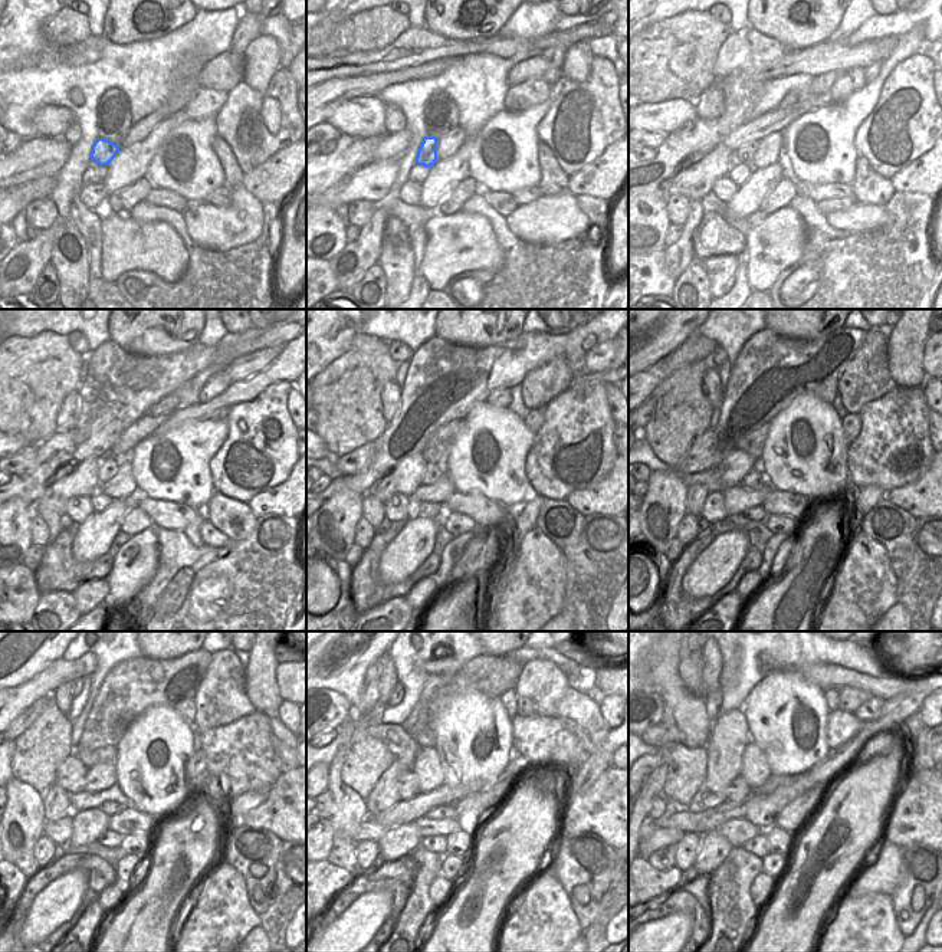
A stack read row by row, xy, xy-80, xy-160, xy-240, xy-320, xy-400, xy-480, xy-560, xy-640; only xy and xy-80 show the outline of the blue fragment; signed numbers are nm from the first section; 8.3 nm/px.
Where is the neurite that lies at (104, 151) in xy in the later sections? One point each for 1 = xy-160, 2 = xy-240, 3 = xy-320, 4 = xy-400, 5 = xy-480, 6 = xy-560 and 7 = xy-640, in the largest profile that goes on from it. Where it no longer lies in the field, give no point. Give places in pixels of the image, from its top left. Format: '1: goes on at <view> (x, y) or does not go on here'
1: goes on at xy-160 (747, 151)
2: goes on at xy-240 (108, 468)
3: goes on at xy-320 (432, 473)
4: goes on at xy-400 (754, 479)
5: goes on at xy-480 (111, 808)
6: goes on at xy-560 (445, 811)
7: goes on at xy-640 (764, 808)

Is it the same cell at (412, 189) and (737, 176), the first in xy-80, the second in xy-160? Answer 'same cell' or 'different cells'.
different cells

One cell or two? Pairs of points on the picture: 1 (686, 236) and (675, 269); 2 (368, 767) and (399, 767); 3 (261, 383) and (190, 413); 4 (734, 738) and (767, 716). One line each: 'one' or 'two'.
1: one
2: two
3: one
4: two

